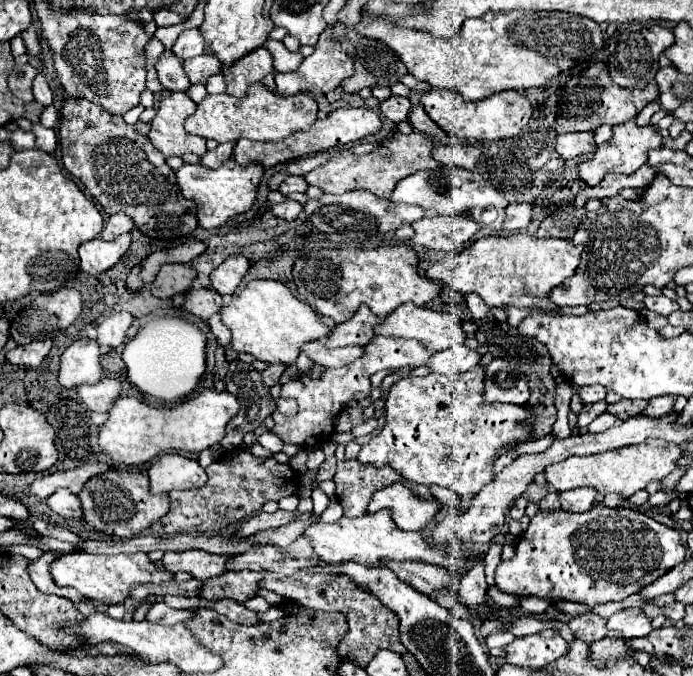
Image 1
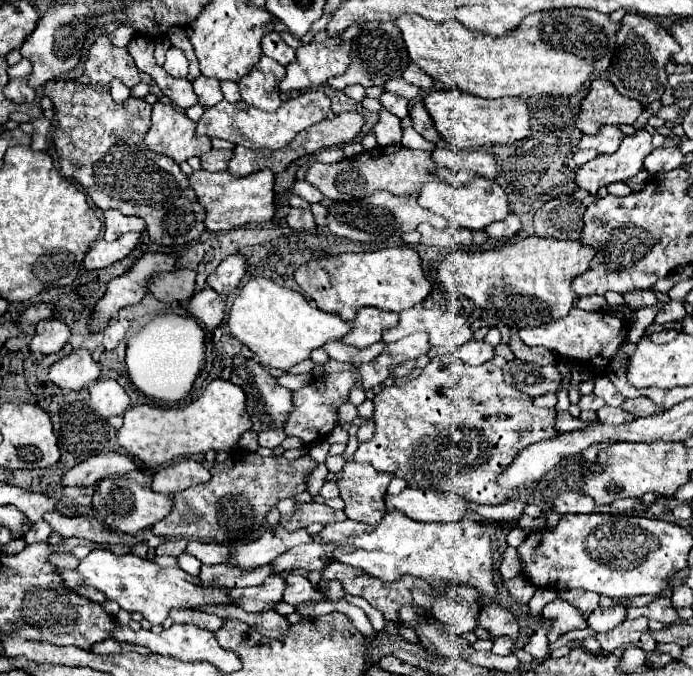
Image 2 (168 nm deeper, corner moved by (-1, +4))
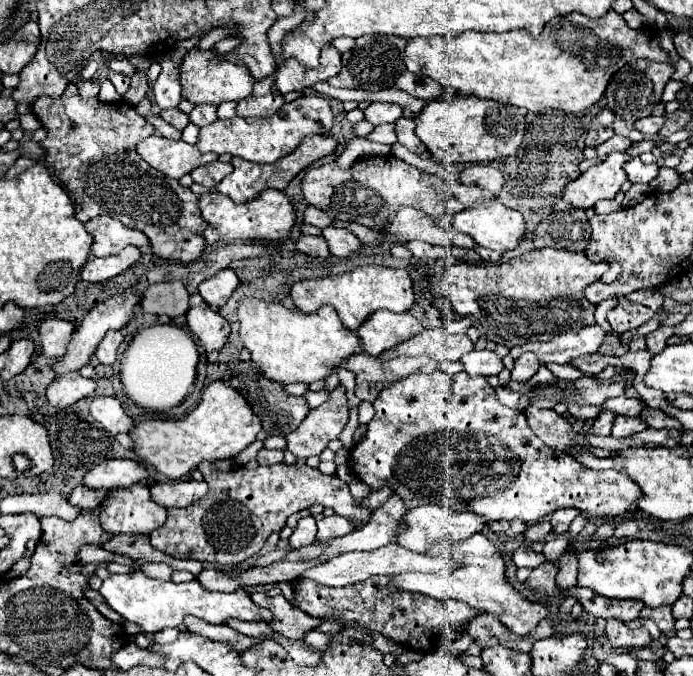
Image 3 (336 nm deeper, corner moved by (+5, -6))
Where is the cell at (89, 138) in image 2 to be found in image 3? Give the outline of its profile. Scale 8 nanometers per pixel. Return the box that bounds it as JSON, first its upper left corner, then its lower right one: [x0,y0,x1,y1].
[31,84,207,262]

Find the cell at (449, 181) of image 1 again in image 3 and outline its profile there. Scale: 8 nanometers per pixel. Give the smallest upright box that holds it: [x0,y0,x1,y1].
[437,202,525,252]

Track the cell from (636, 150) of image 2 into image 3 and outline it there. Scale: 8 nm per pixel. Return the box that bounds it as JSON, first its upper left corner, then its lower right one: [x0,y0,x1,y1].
[563,152,629,210]

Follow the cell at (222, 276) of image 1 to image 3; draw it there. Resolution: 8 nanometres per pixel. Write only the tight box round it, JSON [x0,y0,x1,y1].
[199,268,239,310]

